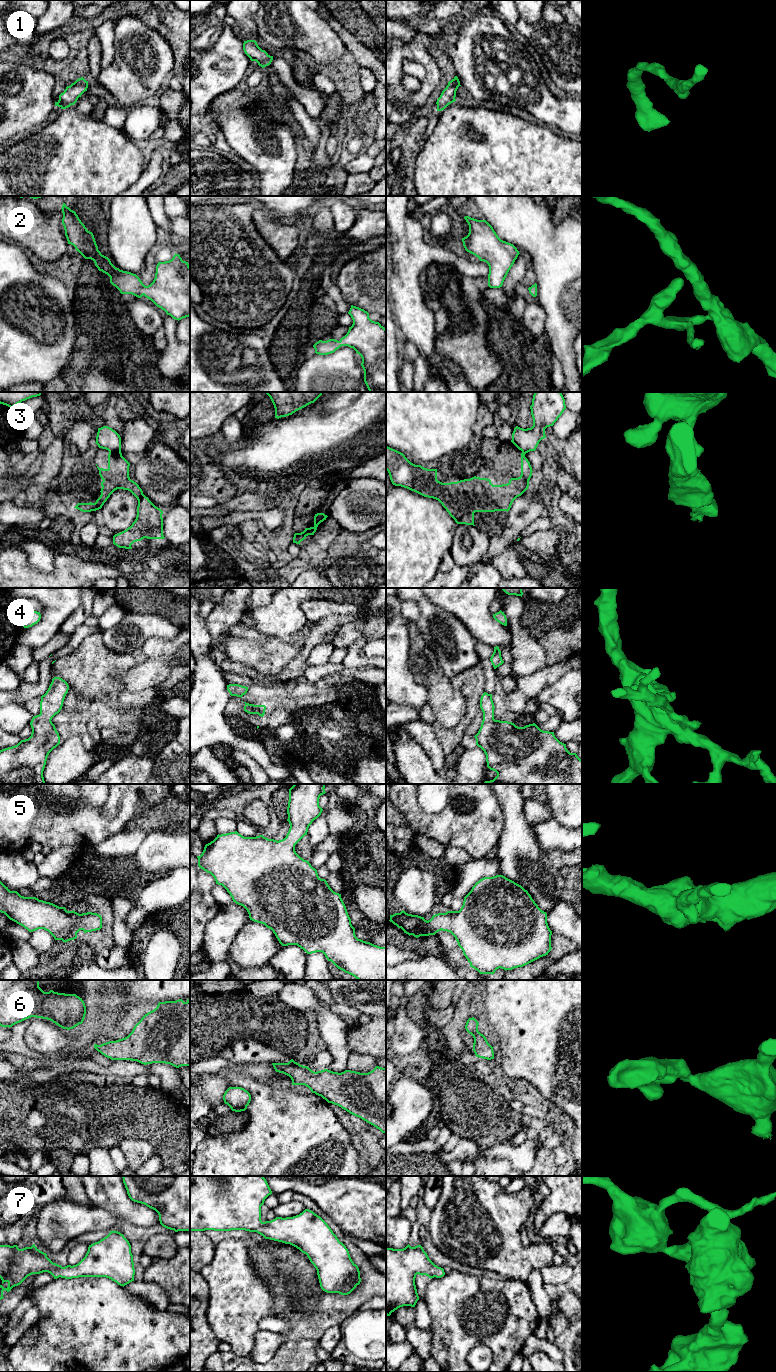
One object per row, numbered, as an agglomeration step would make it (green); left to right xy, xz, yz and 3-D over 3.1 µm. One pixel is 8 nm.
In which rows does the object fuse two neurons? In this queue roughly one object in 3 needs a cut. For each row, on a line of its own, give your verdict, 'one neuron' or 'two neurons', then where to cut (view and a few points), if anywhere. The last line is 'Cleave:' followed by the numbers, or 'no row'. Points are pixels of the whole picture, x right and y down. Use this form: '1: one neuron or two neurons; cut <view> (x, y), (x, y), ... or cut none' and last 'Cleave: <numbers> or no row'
1: one neuron; cut none
2: one neuron; cut none
3: two neurons; cut xy (109, 450), (120, 452)
4: one neuron; cut none
5: one neuron; cut none
6: one neuron; cut none
7: one neuron; cut none
Cleave: 3

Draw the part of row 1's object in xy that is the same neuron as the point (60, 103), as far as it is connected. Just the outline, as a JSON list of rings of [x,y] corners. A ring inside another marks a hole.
[[[83,77],[77,79],[70,86],[67,86],[63,93],[59,95],[59,100],[55,102],[55,106],[60,107],[61,109],[66,109],[71,105],[74,105],[78,98],[87,91],[88,81]]]

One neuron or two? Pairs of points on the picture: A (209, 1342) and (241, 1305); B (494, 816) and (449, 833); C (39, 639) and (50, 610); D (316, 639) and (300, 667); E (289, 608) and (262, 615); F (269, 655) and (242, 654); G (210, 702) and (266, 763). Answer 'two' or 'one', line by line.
A: two
B: one
C: one
D: one
E: one
F: one
G: one

